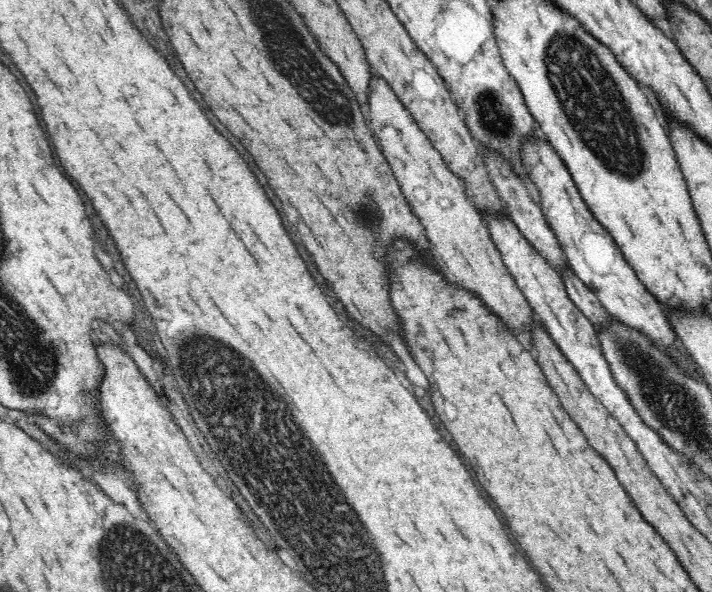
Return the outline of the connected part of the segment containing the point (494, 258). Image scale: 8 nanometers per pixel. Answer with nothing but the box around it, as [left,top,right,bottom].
[364,70,537,334]

